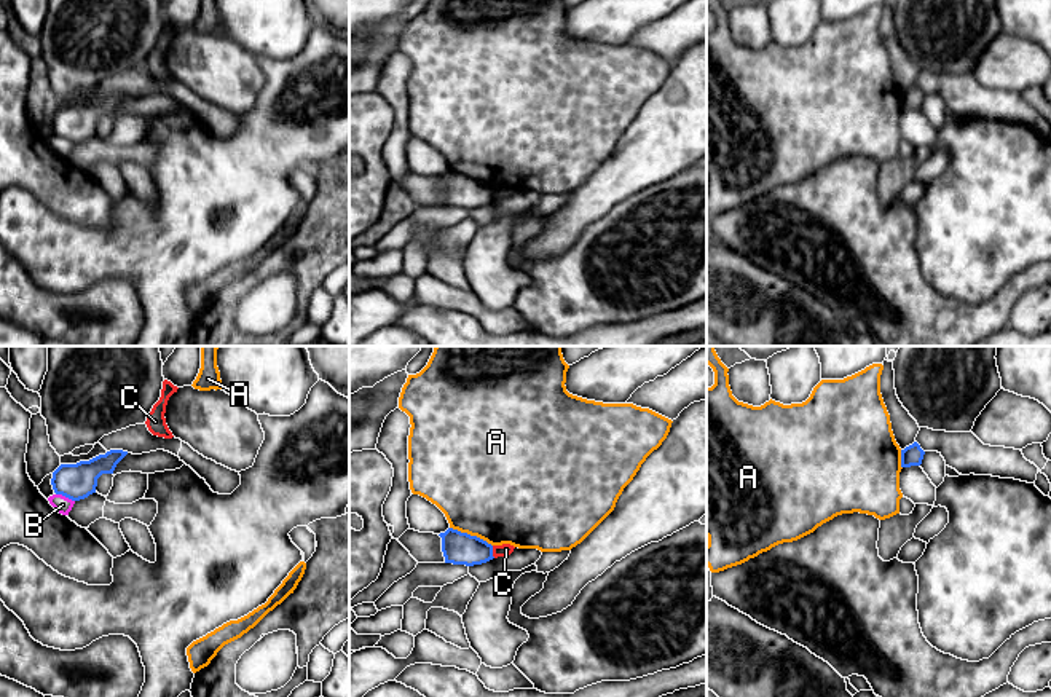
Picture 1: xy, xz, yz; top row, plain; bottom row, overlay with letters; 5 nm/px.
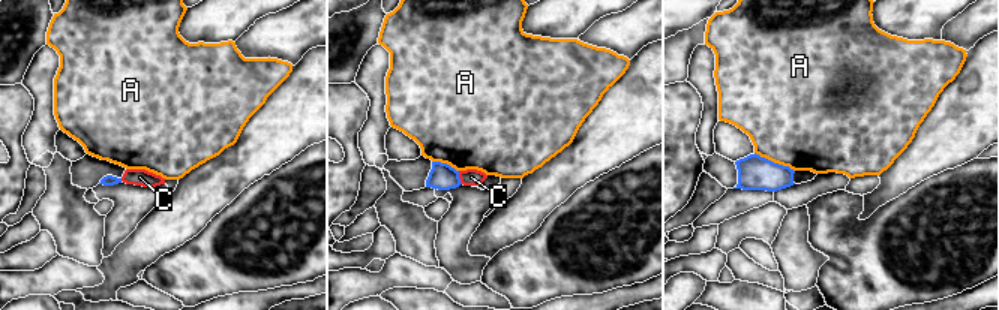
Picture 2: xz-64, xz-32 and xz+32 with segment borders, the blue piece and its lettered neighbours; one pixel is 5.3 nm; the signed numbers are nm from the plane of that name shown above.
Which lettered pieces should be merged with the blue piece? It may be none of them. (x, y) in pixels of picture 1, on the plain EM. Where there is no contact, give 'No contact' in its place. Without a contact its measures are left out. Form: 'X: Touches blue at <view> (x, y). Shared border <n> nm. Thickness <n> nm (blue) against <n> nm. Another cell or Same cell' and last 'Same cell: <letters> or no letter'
A: Touches blue at xz (469, 177). Shared border 240 nm. Thickness 160 nm (blue) against 500 nm. Another cell
B: Touches blue at xy (66, 139). Shared border 100 nm. Thickness 180 nm (blue) against 90 nm. Another cell
C: Touches blue at xz (492, 195). Shared border 70 nm. Thickness 160 nm (blue) against 60 nm. Same cell
Same cell: C

